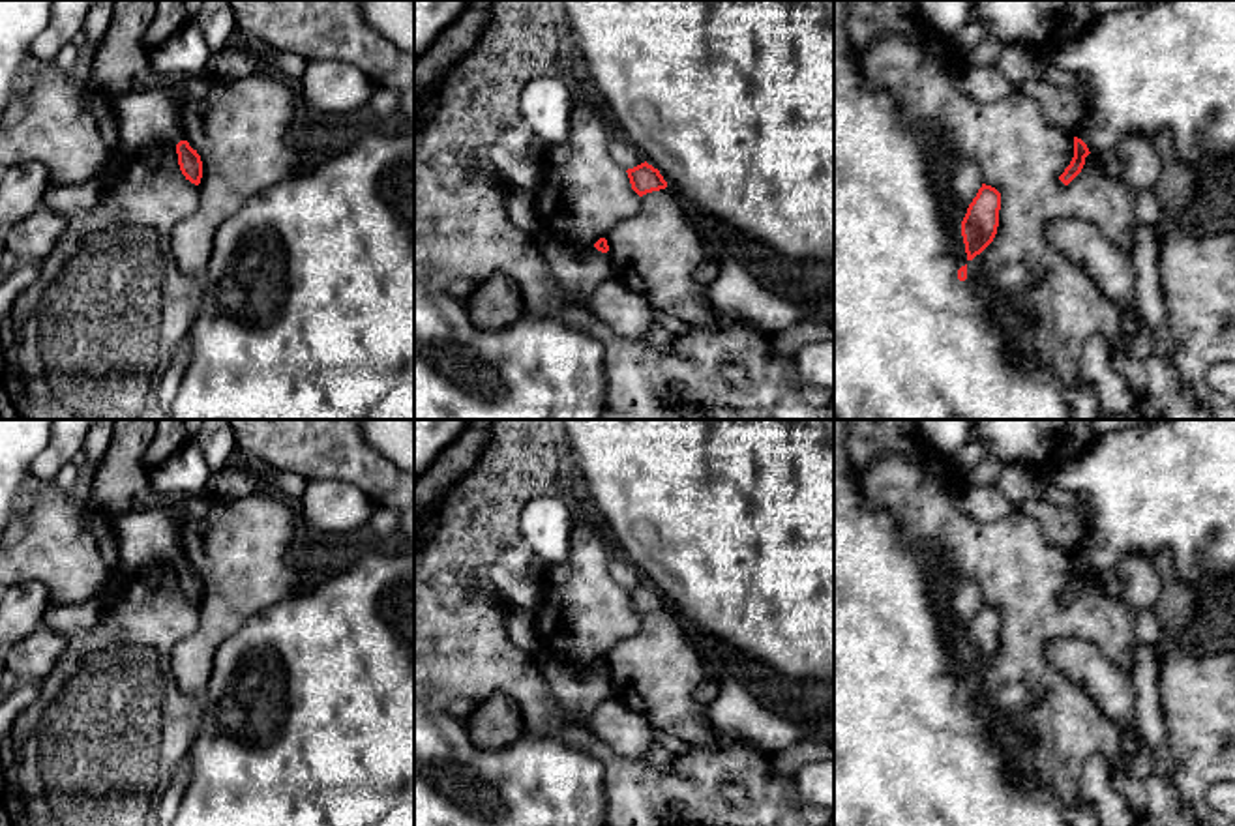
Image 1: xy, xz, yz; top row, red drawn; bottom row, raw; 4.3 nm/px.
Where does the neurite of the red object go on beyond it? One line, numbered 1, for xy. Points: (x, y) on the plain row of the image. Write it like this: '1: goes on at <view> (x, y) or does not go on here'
1: does not go on here

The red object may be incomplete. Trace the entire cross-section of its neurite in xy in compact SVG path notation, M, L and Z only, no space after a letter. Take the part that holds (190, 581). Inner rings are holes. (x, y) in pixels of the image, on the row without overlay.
M180 560L176 564L176 573L180 590L186 596L186 599L199 605L202 597L202 581L197 569L193 569L187 560Z

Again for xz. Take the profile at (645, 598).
M647 581L637 584L637 586L633 586L633 588L628 588L626 592L628 592L632 609L639 616L667 607L667 601L660 594L660 590L654 588L652 584L648 584Z

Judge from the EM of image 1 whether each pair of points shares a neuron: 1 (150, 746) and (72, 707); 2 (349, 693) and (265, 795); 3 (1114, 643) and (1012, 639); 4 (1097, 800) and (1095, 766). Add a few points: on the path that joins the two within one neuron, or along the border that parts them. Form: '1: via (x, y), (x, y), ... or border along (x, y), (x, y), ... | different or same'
1: via (132, 727), (113, 725), (90, 707) | same
2: via (342, 718), (289, 770) | same
3: via (1089, 624), (1037, 624) | same
4: via (1095, 793), (1095, 774) | same

